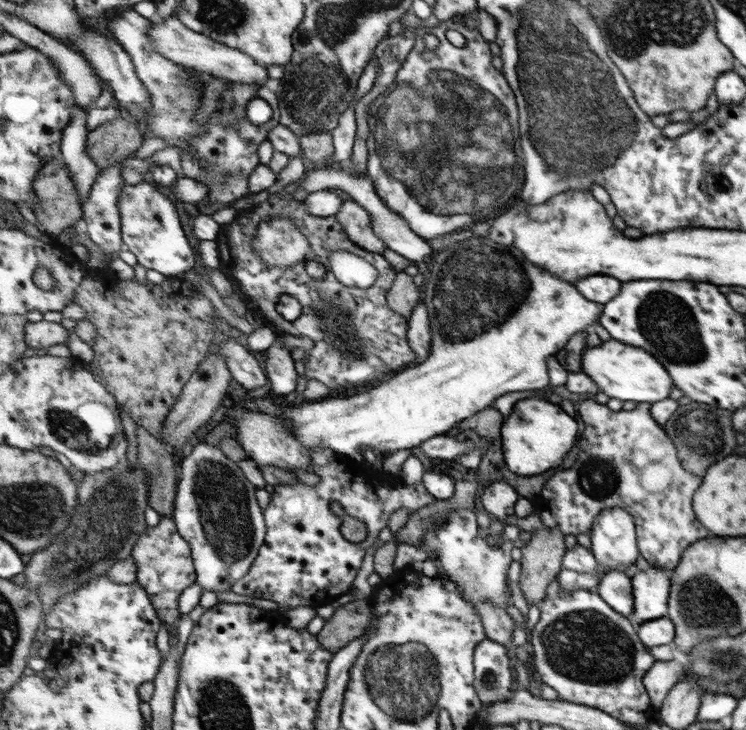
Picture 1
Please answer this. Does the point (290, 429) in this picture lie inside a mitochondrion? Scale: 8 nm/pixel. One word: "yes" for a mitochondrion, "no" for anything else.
no

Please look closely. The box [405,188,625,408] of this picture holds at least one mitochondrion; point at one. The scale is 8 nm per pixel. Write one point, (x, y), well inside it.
(461, 301)

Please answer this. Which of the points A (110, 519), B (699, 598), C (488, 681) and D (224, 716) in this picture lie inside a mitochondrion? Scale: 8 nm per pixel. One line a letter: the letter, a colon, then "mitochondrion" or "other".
A: mitochondrion
B: mitochondrion
C: mitochondrion
D: mitochondrion

